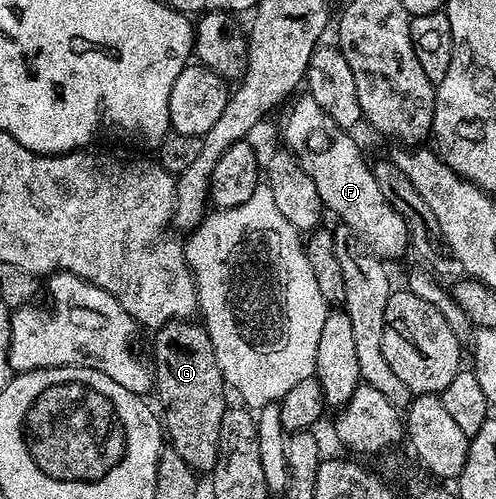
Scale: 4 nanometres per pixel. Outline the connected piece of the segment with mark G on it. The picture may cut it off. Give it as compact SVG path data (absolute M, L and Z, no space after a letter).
M185 319L166 323L154 335L153 387L156 392L159 390L159 399L163 402L169 446L196 473L210 473L215 469L219 452L221 417L225 417L229 406L229 391L213 353L213 341L209 341L206 327Z

